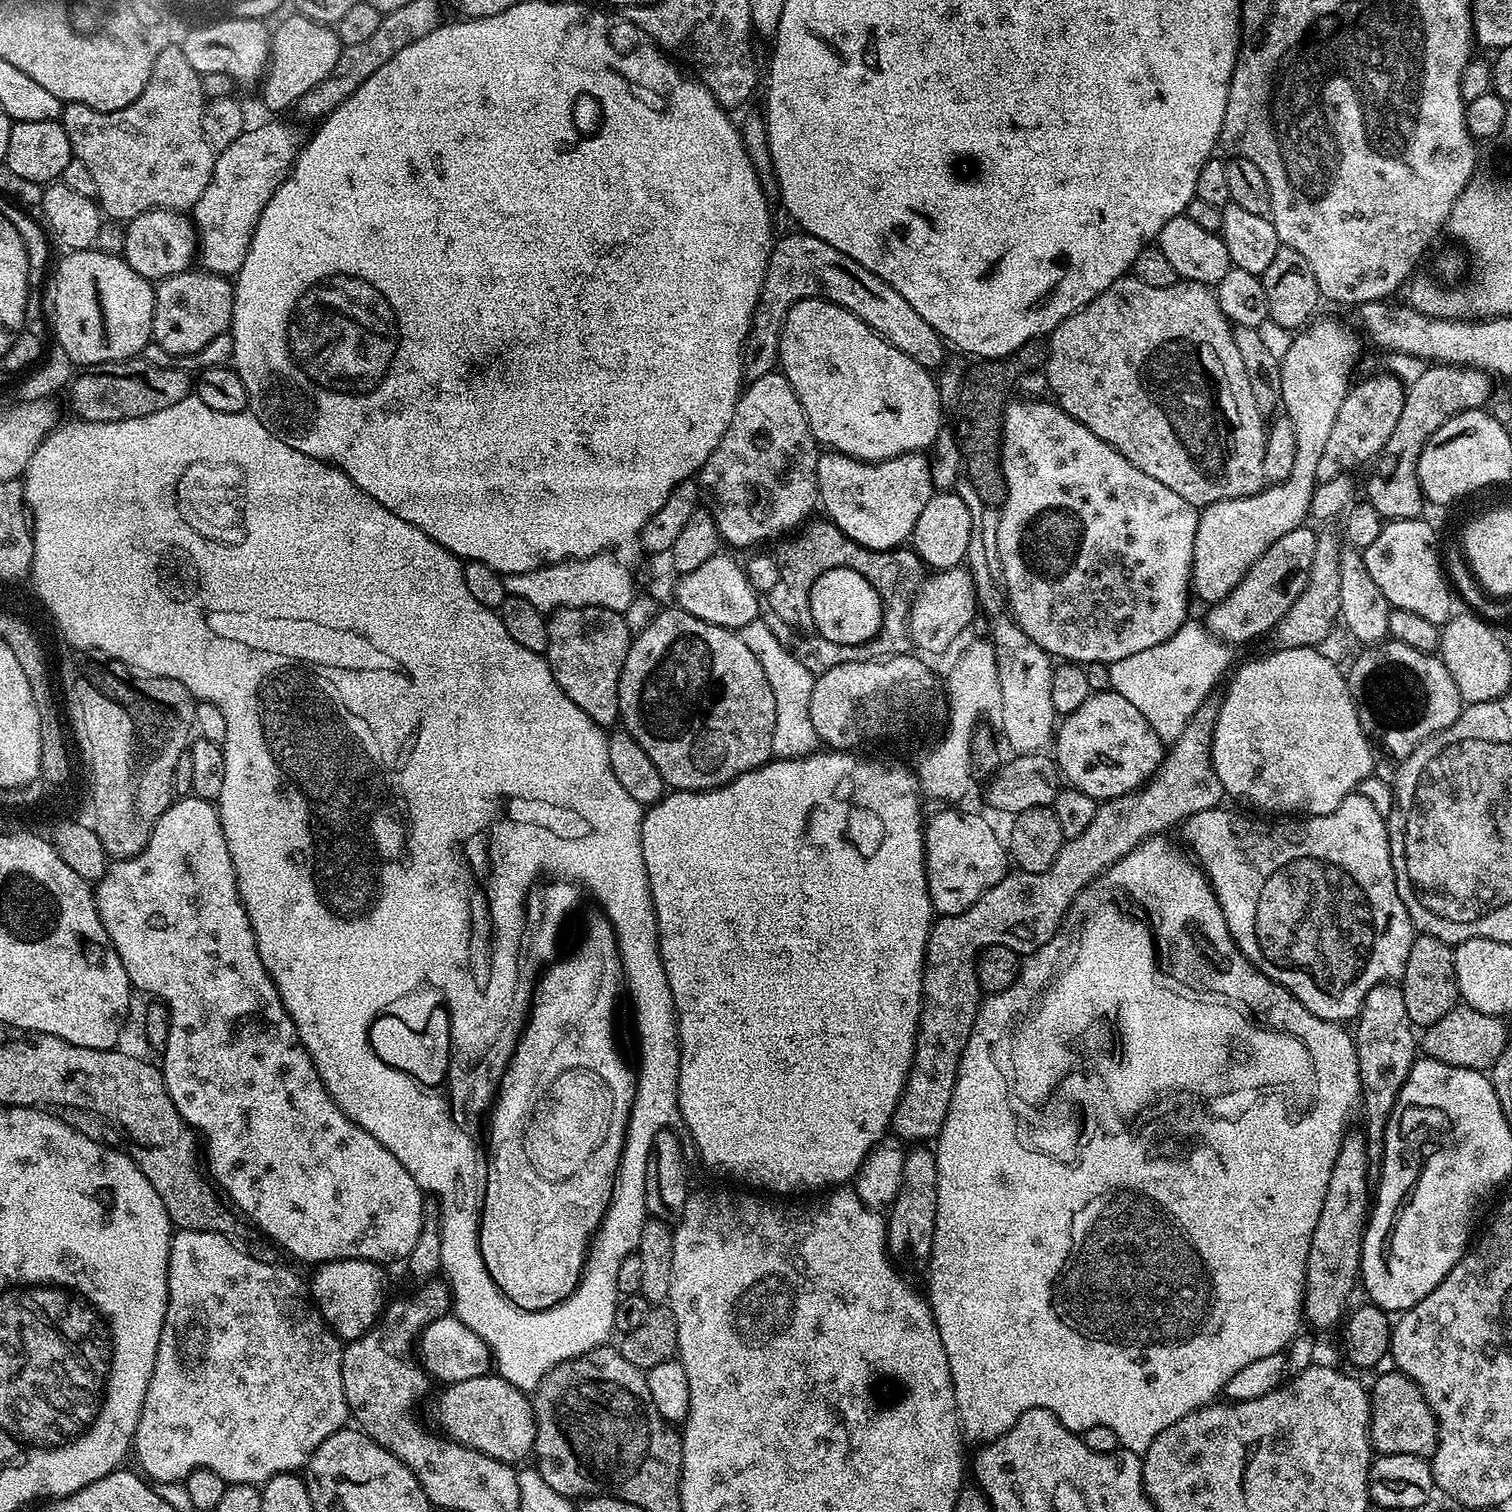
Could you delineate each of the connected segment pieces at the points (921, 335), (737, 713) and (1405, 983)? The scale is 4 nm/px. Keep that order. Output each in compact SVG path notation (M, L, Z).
M803 230L795 231L781 240L779 237L768 256L762 290L744 350L745 381L757 380L777 367L780 327L784 324L786 314L800 300L817 298L850 310L882 339L889 340L898 350L914 358L914 362L918 362L923 368L936 370L944 360L946 341L933 330L930 322L926 322L926 318L922 318L922 314L918 314L918 310L914 310L914 306L910 306L910 302L906 302L906 298L902 298L902 294L898 294L898 290L894 290L894 286L878 278L878 274L866 270L866 266L862 266L854 258L822 242L822 238L814 238Z
M669 606L665 612L664 609L657 611L651 622L633 635L632 645L626 654L626 662L622 666L618 682L618 698L623 731L629 732L638 742L638 746L642 746L646 754L650 754L650 762L658 766L658 774L662 774L664 783L669 789L681 792L706 792L710 788L720 788L773 759L774 694L770 691L770 682L766 682L766 673L762 671L762 665L758 663L758 658L754 658L754 653L746 647L746 642L742 642L739 631L707 624L694 618L694 614L684 612L675 606Z
M1417 935L1410 946L1410 958L1406 958L1406 970L1398 981L1405 998L1406 1013L1417 1029L1423 1030L1450 1014L1458 1006L1460 991L1454 974L1453 945L1433 936Z

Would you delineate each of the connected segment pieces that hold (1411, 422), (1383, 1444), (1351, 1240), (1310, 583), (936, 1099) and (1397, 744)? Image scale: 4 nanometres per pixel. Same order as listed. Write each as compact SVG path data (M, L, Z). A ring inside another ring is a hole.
M1433 363L1425 367L1418 382L1407 385L1402 414L1384 447L1380 469L1368 480L1367 503L1372 504L1385 521L1414 520L1423 513L1420 511L1426 508L1426 501L1418 478L1418 462L1426 442L1459 412L1483 409L1493 395L1492 382L1493 377L1480 368Z
M1389 1370L1370 1384L1370 1399L1372 1413L1368 1423L1368 1436L1379 1455L1414 1454L1431 1457L1438 1438L1436 1415L1430 1410L1422 1390L1415 1382L1398 1371Z
M1349 1131L1338 1150L1338 1158L1334 1158L1334 1170L1330 1170L1330 1186L1326 1186L1322 1214L1318 1214L1318 1226L1314 1226L1314 1234L1310 1238L1302 1309L1303 1323L1309 1329L1332 1328L1336 1323L1337 1327L1345 1319L1352 1291L1358 1288L1362 1242L1370 1215L1367 1164L1365 1137L1359 1131Z
M1332 526L1321 527L1316 532L1314 562L1311 563L1310 574L1302 594L1286 610L1286 614L1276 623L1274 637L1280 648L1316 648L1340 620L1340 603L1338 602L1338 566L1342 551L1342 536Z
M1155 773L1151 780L1147 782L1141 789L1134 792L1128 792L1126 795L1119 796L1118 798L1101 801L1094 814L1094 819L1086 826L1086 830L1080 836L1073 836L1065 839L1062 848L1058 852L1055 861L1044 872L1022 872L1014 870L1004 876L1003 880L998 882L997 886L992 886L986 894L982 894L982 898L978 898L978 902L974 902L962 914L957 916L942 916L939 917L932 925L932 933L928 936L928 949L924 955L924 981L922 982L923 1002L920 1008L920 1026L916 1030L916 1049L914 1050L914 1058L912 1059L912 1069L908 1071L908 1080L904 1083L904 1089L900 1095L898 1106L892 1115L892 1122L890 1125L891 1131L901 1138L904 1142L932 1142L939 1136L942 1130L942 1122L946 1118L946 1110L950 1110L950 1098L954 1094L954 1082L958 1074L958 1066L962 1058L962 1050L966 1050L966 1046L973 1039L976 1027L976 1018L982 1008L982 993L978 986L978 978L976 972L976 958L979 956L981 949L990 945L1007 946L1010 950L1014 950L1019 956L1028 956L1037 952L1040 948L1049 947L1053 943L1052 939L1055 938L1056 932L1060 928L1060 924L1064 920L1064 915L1068 912L1068 907L1071 904L1077 903L1079 895L1089 887L1094 881L1098 880L1103 875L1105 869L1110 865L1119 861L1122 857L1130 852L1141 843L1141 841L1148 839L1151 836L1163 833L1164 828L1174 825L1176 822L1180 823L1187 817L1192 816L1194 813L1200 813L1202 810L1214 809L1219 807L1225 799L1226 793L1222 786L1221 780L1160 780L1160 775Z
M1391 638L1365 647L1361 652L1364 653L1353 662L1352 669L1347 669L1348 689L1356 703L1360 725L1364 727L1365 734L1379 747L1381 744L1389 752L1385 752L1389 757L1409 756L1421 742L1446 730L1460 717L1462 701L1458 686L1454 686L1454 678L1450 678L1450 670L1446 670L1439 655L1414 650L1414 646L1406 646Z

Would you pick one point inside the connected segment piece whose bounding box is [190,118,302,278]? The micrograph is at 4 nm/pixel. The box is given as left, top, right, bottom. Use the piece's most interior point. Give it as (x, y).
(247, 173)

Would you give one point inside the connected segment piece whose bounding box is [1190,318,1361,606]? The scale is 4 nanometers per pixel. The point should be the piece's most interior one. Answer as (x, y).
(1233, 534)

